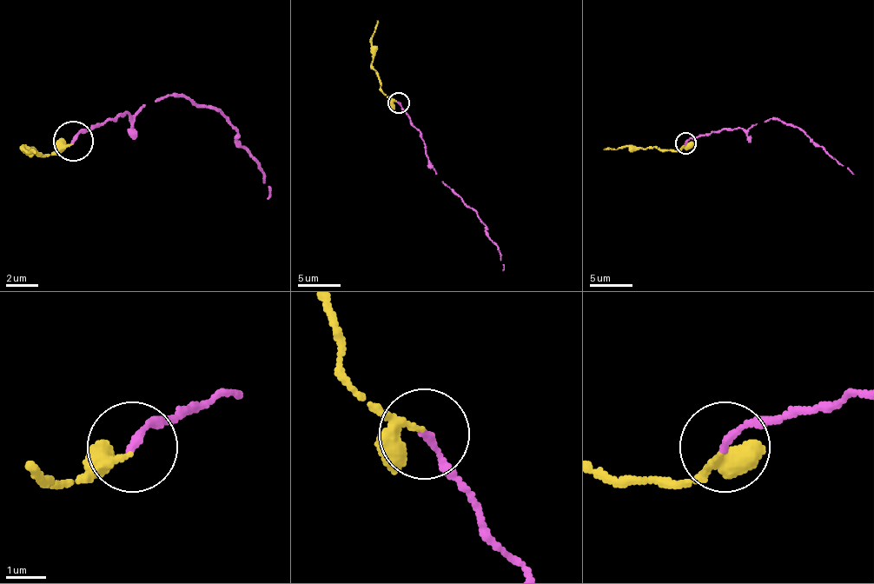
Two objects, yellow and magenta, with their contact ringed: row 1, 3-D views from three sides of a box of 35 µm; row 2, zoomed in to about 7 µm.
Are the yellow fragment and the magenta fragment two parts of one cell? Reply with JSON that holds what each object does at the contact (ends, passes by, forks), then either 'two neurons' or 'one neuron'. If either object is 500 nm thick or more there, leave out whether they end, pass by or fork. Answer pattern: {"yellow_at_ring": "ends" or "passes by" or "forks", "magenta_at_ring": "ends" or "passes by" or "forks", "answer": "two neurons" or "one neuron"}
{"yellow_at_ring": "passes by", "magenta_at_ring": "ends", "answer": "one neuron"}

